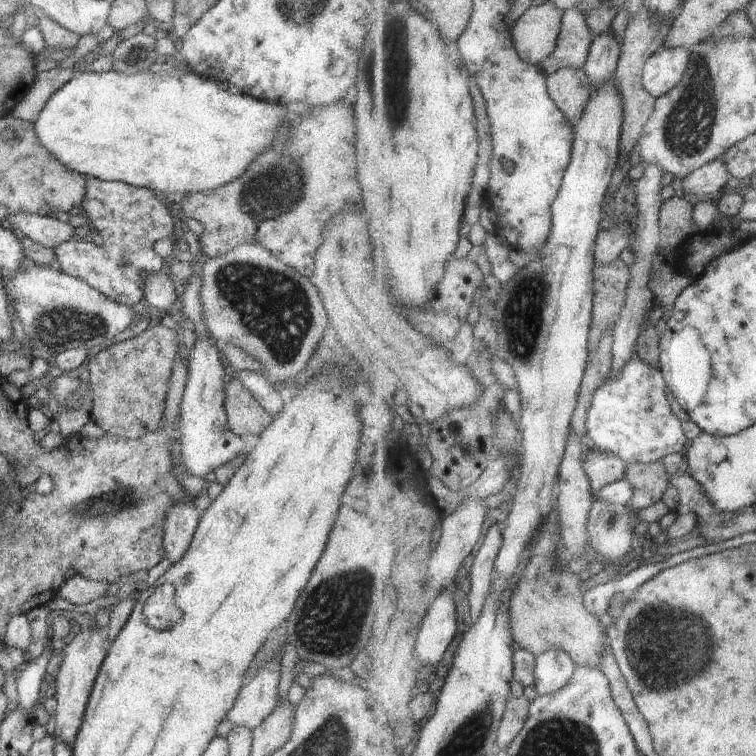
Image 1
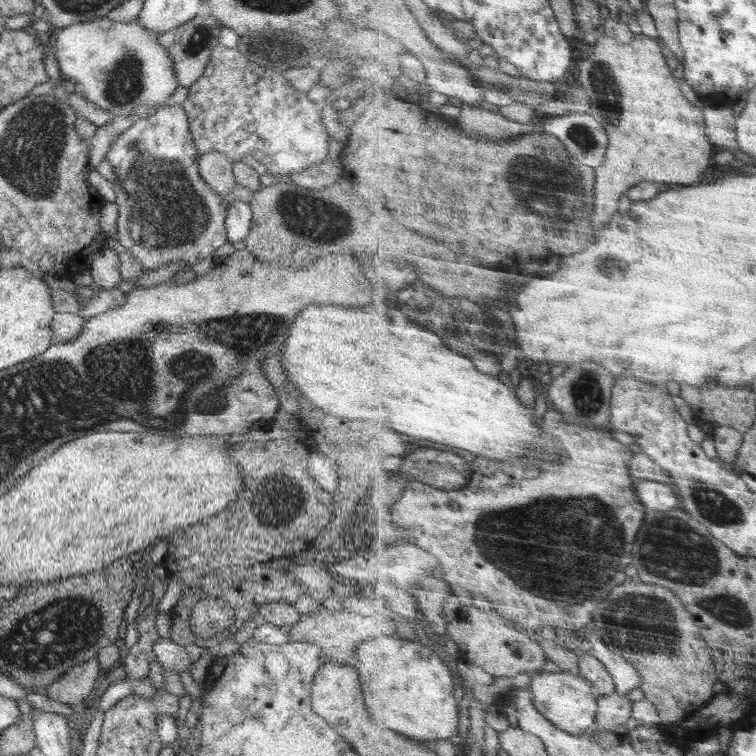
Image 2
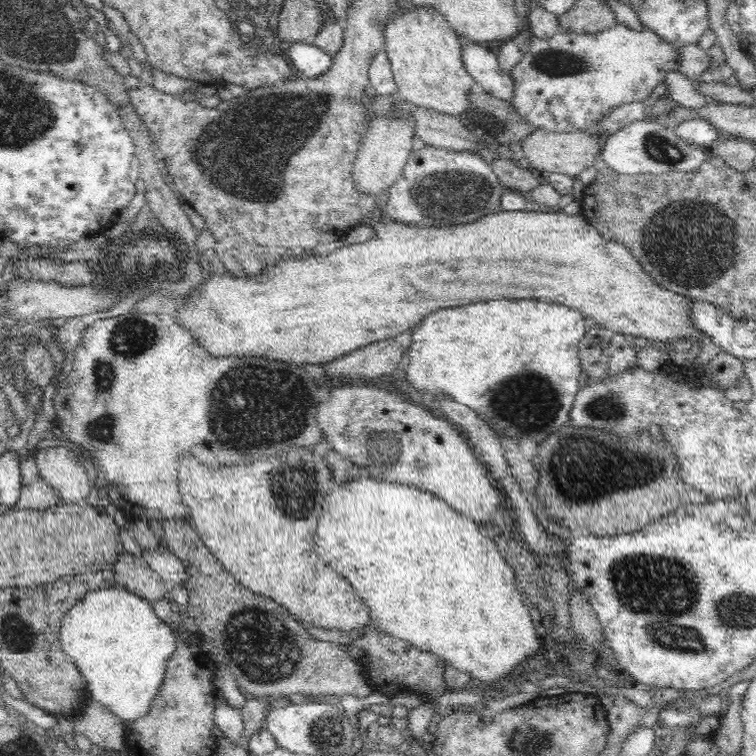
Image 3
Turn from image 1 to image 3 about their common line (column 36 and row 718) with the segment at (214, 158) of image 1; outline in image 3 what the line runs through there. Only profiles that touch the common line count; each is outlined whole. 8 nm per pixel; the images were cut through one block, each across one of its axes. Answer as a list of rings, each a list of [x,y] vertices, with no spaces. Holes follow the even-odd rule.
[[[120,586],[92,590],[74,604],[62,618],[59,641],[63,652],[75,662],[87,680],[90,698],[121,718],[123,723],[148,714],[152,700],[164,682],[168,661],[176,648],[173,629],[158,618],[151,603]]]

